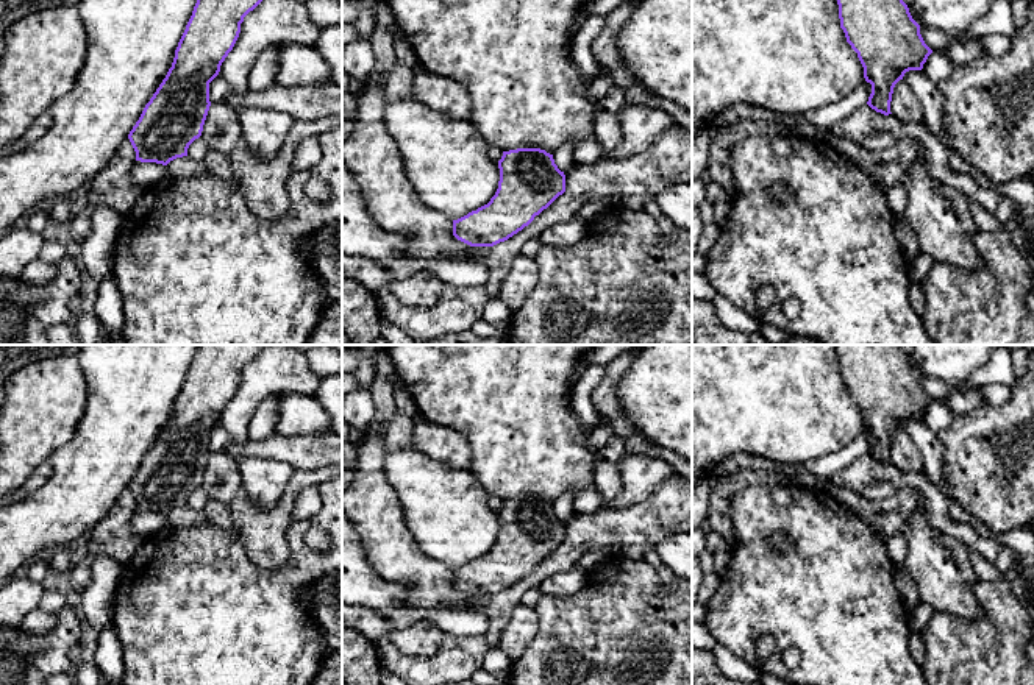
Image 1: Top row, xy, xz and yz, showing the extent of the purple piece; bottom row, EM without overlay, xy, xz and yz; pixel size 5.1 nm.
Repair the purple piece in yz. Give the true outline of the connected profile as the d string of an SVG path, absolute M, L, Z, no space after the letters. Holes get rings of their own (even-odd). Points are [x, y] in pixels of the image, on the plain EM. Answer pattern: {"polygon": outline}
{"polygon": "M836 345L836 350L840 378L872 434L867 454L889 465L895 434L906 421L922 420L932 399L900 345Z"}

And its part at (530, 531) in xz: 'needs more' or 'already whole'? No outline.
already whole

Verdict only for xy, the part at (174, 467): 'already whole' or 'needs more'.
already whole

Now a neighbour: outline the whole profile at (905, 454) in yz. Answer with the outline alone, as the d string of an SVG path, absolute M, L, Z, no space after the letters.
M900 429L892 443L890 462L904 473L922 473L923 459L911 435Z

